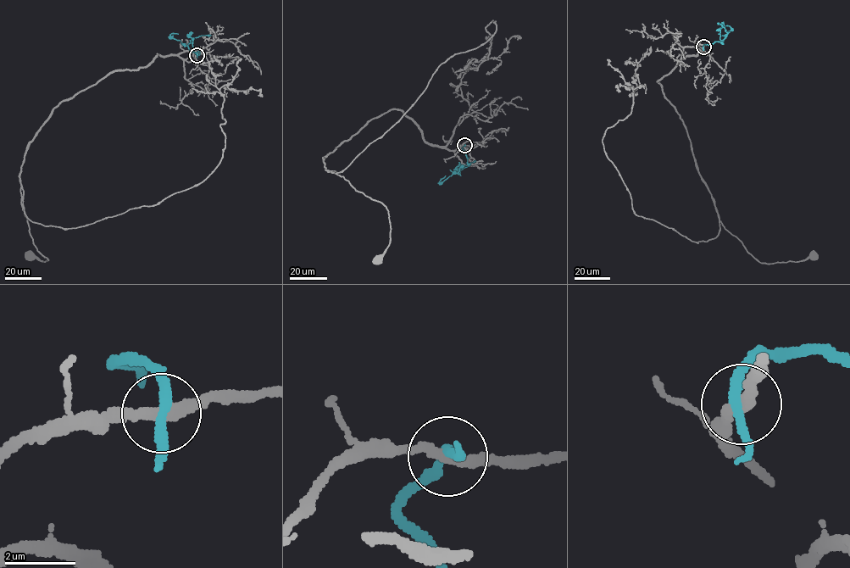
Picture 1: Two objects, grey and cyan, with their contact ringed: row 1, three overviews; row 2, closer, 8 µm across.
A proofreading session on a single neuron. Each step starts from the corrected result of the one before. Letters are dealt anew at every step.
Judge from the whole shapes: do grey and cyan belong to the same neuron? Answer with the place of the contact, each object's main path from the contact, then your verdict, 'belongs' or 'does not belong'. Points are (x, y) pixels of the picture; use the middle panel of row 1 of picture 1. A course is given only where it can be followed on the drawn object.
at (464, 145); grey runs (464, 145), (429, 144), (412, 119), (389, 109), (324, 158), (326, 169), (386, 207), (390, 241), (377, 259); cyan runs (464, 145), (463, 149), (467, 164), (439, 182), (446, 175); does not belong

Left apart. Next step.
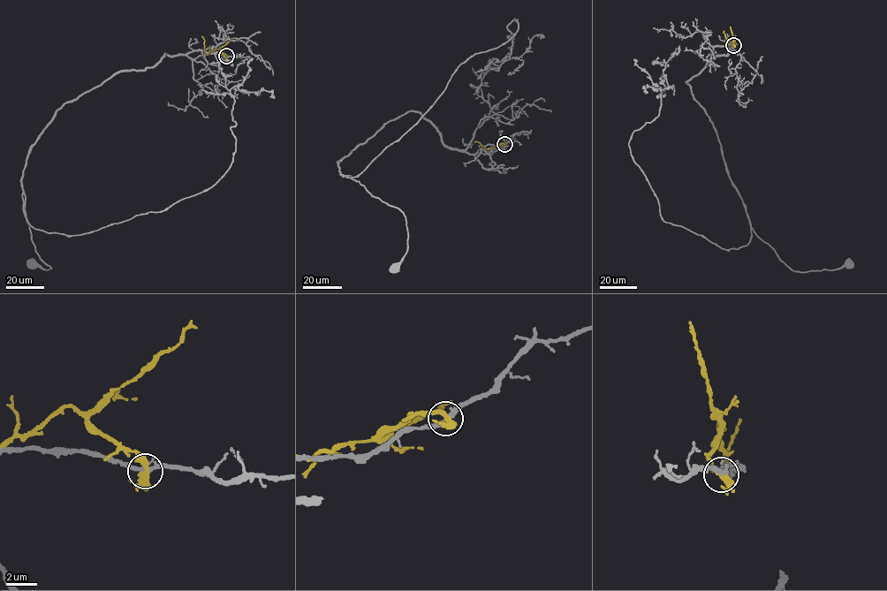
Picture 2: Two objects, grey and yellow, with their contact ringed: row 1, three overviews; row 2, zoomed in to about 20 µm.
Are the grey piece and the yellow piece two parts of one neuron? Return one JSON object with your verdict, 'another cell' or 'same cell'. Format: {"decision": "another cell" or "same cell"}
{"decision": "another cell"}

